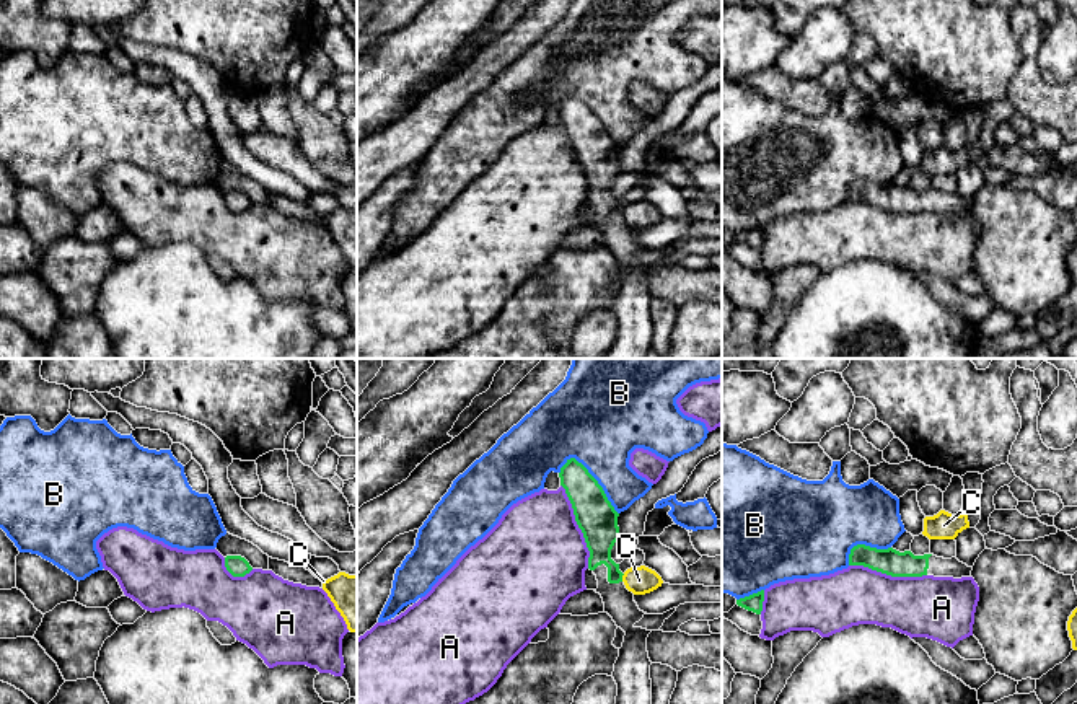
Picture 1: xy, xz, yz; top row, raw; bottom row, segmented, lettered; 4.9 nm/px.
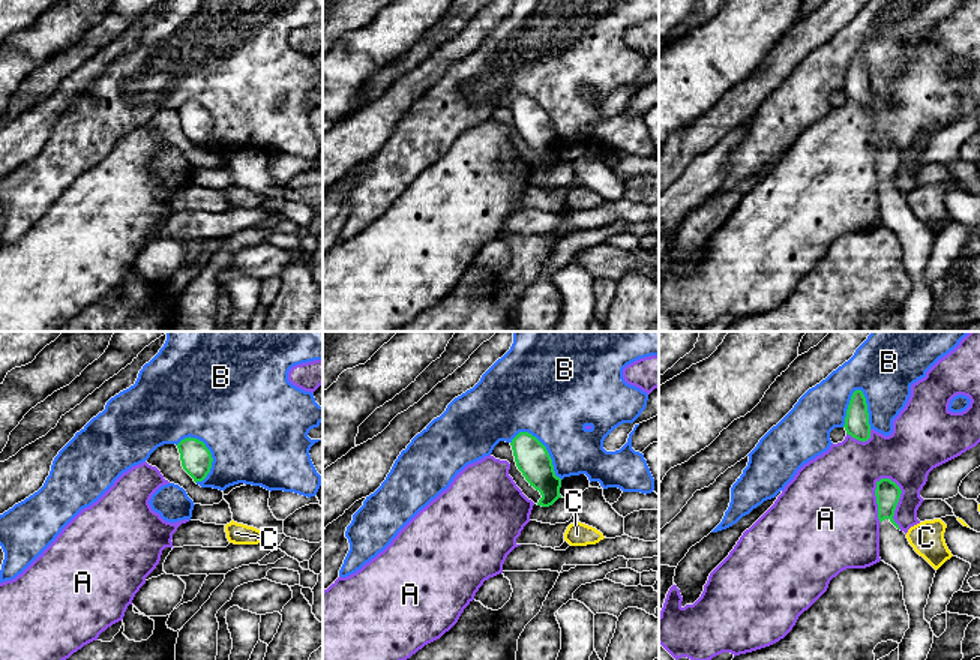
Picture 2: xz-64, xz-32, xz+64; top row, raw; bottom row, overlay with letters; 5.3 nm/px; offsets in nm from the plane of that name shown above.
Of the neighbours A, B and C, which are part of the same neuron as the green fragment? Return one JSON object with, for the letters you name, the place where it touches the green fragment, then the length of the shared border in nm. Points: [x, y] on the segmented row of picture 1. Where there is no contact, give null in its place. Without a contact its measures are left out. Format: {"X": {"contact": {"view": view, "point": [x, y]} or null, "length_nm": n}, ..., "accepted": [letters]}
{"accepted": []}

